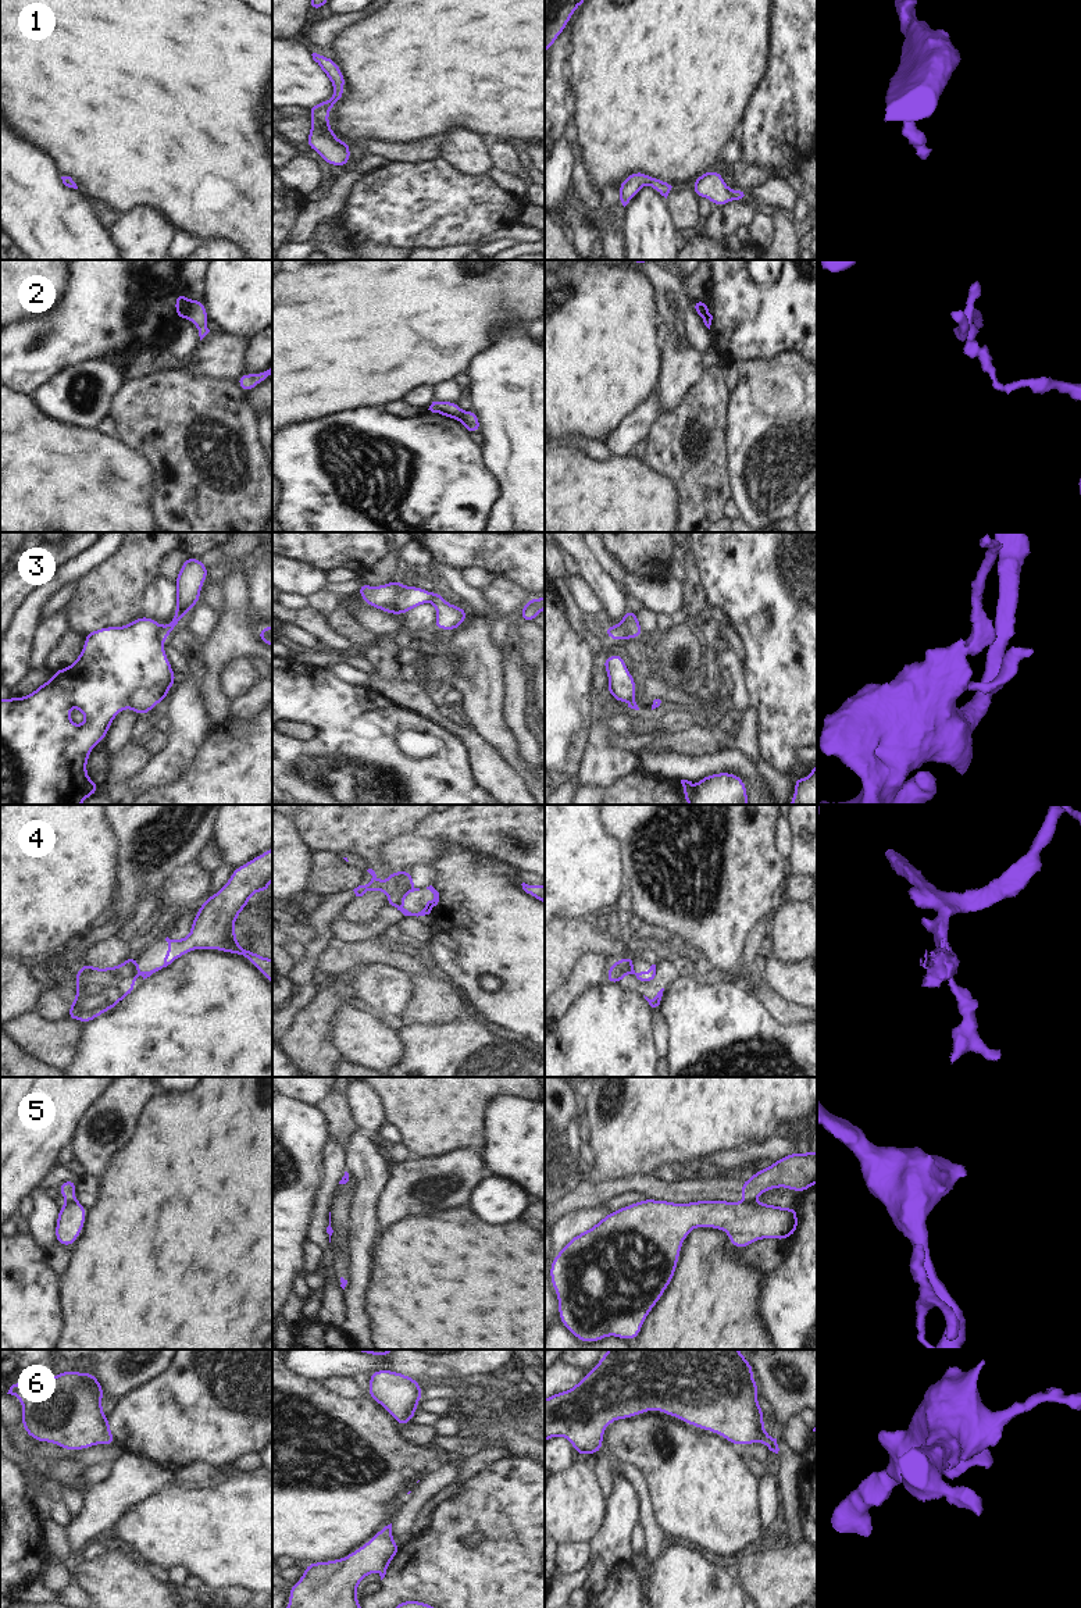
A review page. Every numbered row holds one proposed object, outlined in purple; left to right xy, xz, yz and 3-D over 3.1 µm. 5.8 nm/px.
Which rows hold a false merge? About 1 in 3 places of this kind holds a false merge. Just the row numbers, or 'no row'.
2, 3, 4, 5

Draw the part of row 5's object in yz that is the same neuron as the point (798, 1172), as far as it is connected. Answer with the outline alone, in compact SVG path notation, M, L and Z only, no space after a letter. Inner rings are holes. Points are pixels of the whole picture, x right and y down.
M817 1152L788 1154L771 1166L753 1173L753 1177L742 1181L741 1192L745 1198L757 1198L767 1190L786 1187L804 1192L817 1183Z

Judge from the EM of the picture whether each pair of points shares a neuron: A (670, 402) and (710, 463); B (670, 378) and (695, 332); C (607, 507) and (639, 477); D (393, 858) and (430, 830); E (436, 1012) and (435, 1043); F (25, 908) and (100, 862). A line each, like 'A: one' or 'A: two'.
A: two
B: two
C: one
D: two
E: two
F: one

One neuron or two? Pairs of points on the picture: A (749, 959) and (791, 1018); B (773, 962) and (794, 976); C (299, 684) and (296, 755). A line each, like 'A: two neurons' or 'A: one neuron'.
A: one neuron
B: one neuron
C: one neuron

